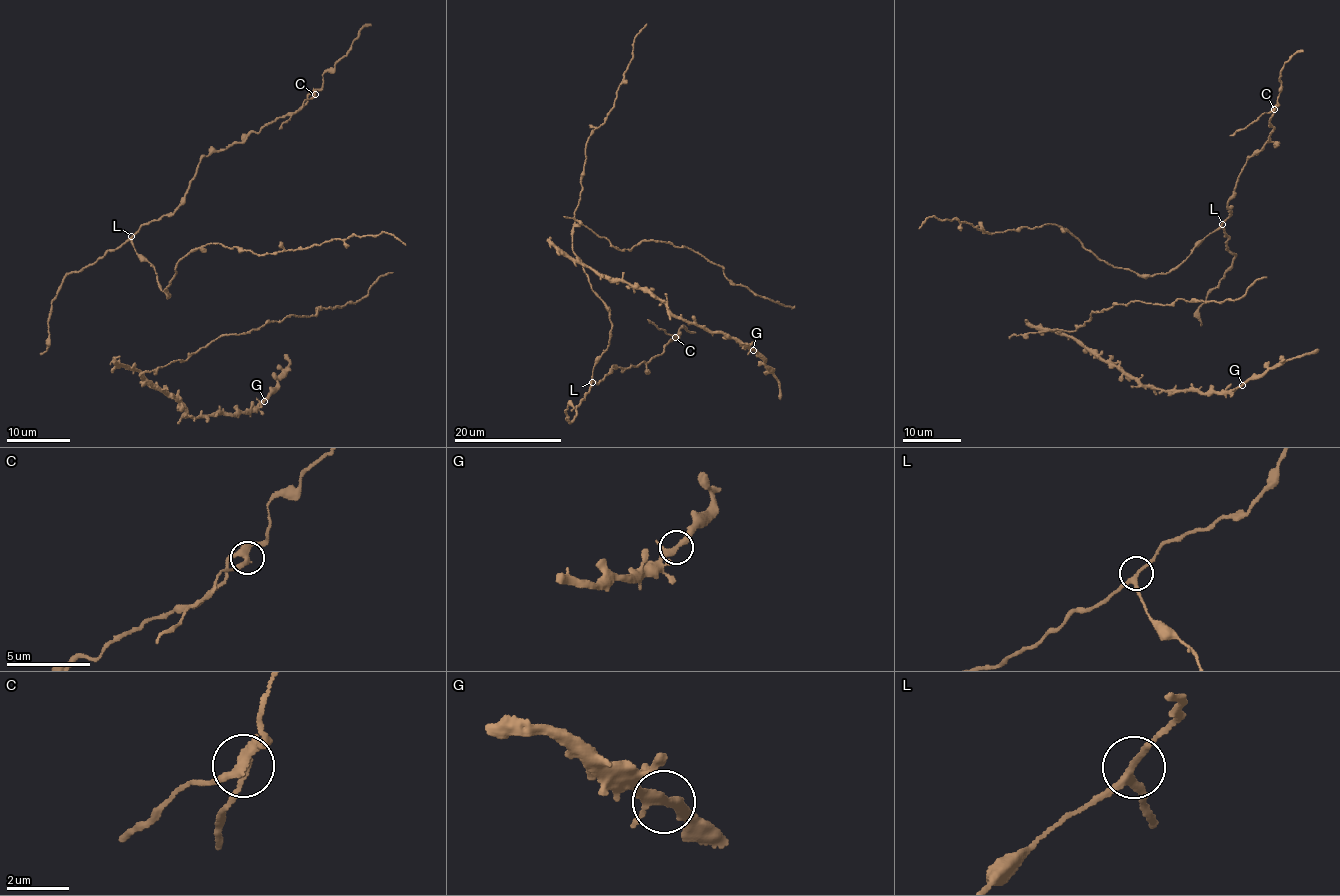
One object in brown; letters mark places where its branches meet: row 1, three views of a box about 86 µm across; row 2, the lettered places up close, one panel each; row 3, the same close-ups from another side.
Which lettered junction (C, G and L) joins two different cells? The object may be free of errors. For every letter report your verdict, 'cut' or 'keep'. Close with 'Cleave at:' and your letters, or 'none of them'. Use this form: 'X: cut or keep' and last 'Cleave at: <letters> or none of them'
C: cut
G: keep
L: keep
Cleave at: C

